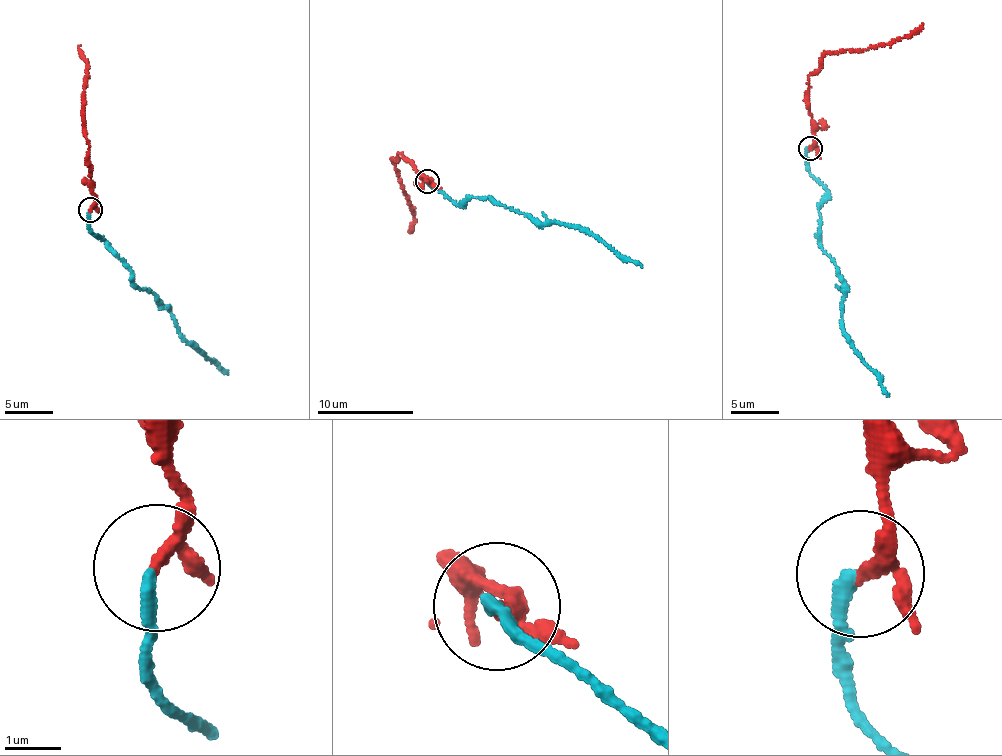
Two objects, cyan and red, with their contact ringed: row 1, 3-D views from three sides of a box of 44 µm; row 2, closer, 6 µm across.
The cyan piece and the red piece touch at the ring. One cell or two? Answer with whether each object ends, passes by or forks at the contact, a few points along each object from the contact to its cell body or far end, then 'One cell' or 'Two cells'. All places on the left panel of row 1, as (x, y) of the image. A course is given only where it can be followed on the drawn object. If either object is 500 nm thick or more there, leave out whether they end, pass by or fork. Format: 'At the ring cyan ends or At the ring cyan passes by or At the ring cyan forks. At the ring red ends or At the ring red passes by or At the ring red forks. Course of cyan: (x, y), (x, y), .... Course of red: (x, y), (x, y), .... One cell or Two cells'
At the ring cyan ends. At the ring red passes by. Course of cyan: (89, 209), (90, 230), (103, 240), (131, 271), (131, 280), (146, 288), (172, 314), (177, 332), (227, 373). Course of red: (91, 209), (95, 194), (89, 174), (89, 141), (83, 128), (82, 92), (87, 64), (80, 45). One cell

